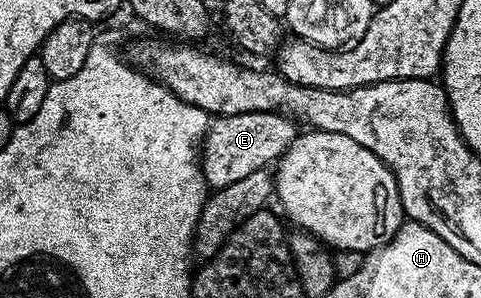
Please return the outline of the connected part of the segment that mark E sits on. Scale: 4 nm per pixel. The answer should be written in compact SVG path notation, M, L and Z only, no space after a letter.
M247 111L226 117L214 116L205 133L205 140L199 146L199 160L206 186L210 190L231 187L231 183L251 175L251 171L272 166L280 161L298 132L298 122L283 113Z

